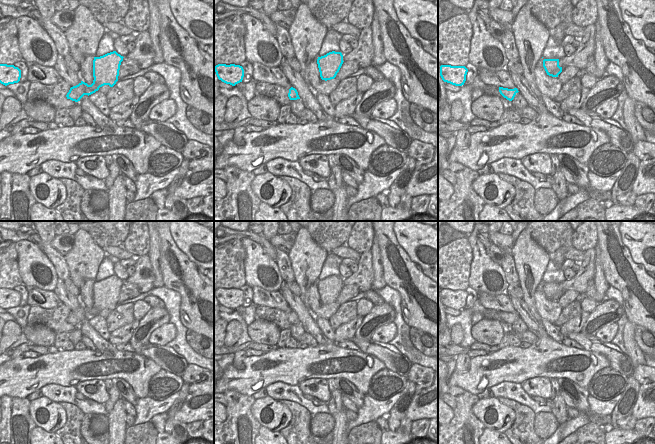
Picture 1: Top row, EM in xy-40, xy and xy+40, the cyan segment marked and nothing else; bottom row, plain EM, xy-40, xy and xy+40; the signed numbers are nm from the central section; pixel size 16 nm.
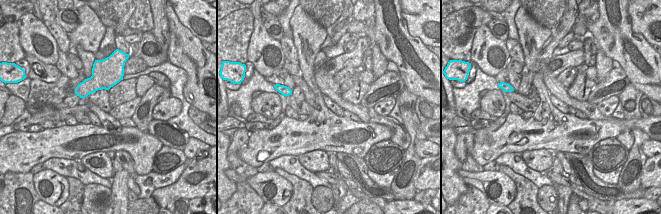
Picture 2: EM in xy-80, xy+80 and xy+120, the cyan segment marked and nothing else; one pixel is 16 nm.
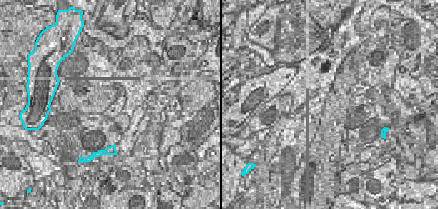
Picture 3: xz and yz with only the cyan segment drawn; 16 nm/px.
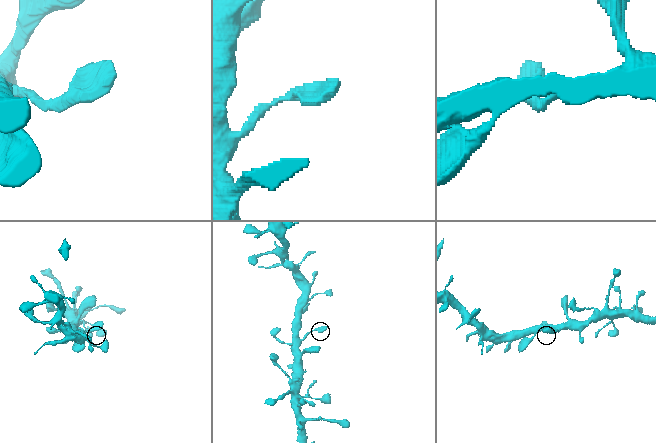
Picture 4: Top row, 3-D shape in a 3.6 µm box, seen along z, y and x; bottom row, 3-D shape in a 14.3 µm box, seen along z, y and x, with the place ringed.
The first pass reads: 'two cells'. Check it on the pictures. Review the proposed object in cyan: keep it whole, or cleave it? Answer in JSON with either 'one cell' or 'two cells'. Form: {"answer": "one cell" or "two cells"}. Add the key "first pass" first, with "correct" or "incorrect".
{"first pass": "incorrect", "answer": "one cell"}

